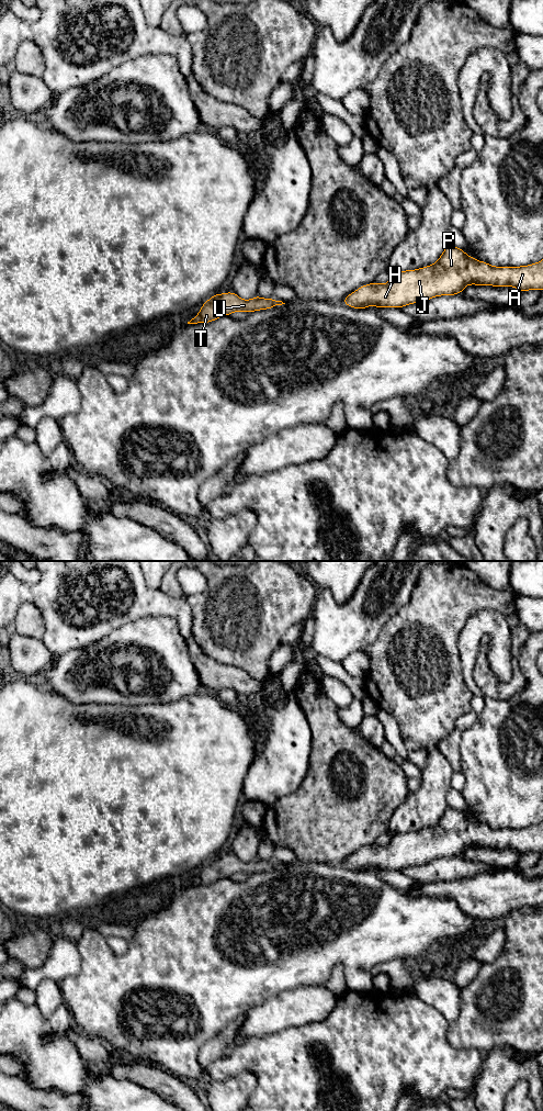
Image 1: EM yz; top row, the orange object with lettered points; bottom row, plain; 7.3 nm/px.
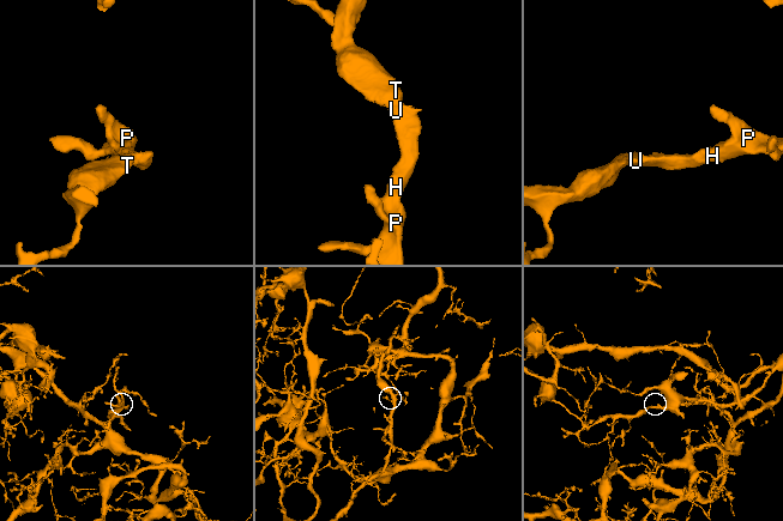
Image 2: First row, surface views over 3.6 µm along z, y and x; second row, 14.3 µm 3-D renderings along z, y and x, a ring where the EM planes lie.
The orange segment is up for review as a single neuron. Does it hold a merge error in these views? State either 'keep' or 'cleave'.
keep

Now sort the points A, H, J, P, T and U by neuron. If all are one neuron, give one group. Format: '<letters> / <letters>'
A H J P T U

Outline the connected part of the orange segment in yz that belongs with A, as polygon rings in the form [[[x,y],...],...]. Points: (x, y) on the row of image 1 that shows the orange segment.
[[[449,245],[435,263],[398,271],[385,284],[360,287],[342,300],[357,310],[366,306],[401,308],[435,296],[461,294],[468,284],[513,287],[519,291],[543,290],[543,259],[520,267],[495,267]]]

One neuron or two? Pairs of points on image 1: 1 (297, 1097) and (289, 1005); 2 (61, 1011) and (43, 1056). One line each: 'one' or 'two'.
1: two
2: one

